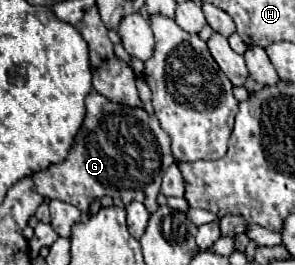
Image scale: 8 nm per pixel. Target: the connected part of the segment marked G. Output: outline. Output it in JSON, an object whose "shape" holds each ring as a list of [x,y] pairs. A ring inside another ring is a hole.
{"shape":[[[91,92],[85,98],[85,120],[83,126],[69,148],[69,156],[33,174],[37,192],[49,200],[57,198],[69,202],[81,212],[87,212],[91,200],[103,196],[119,196],[127,206],[139,200],[149,212],[159,208],[157,196],[161,192],[161,178],[169,164],[173,164],[173,154],[169,150],[169,136],[159,126],[159,120],[147,114],[143,108],[131,108],[115,104],[105,96]]]}

